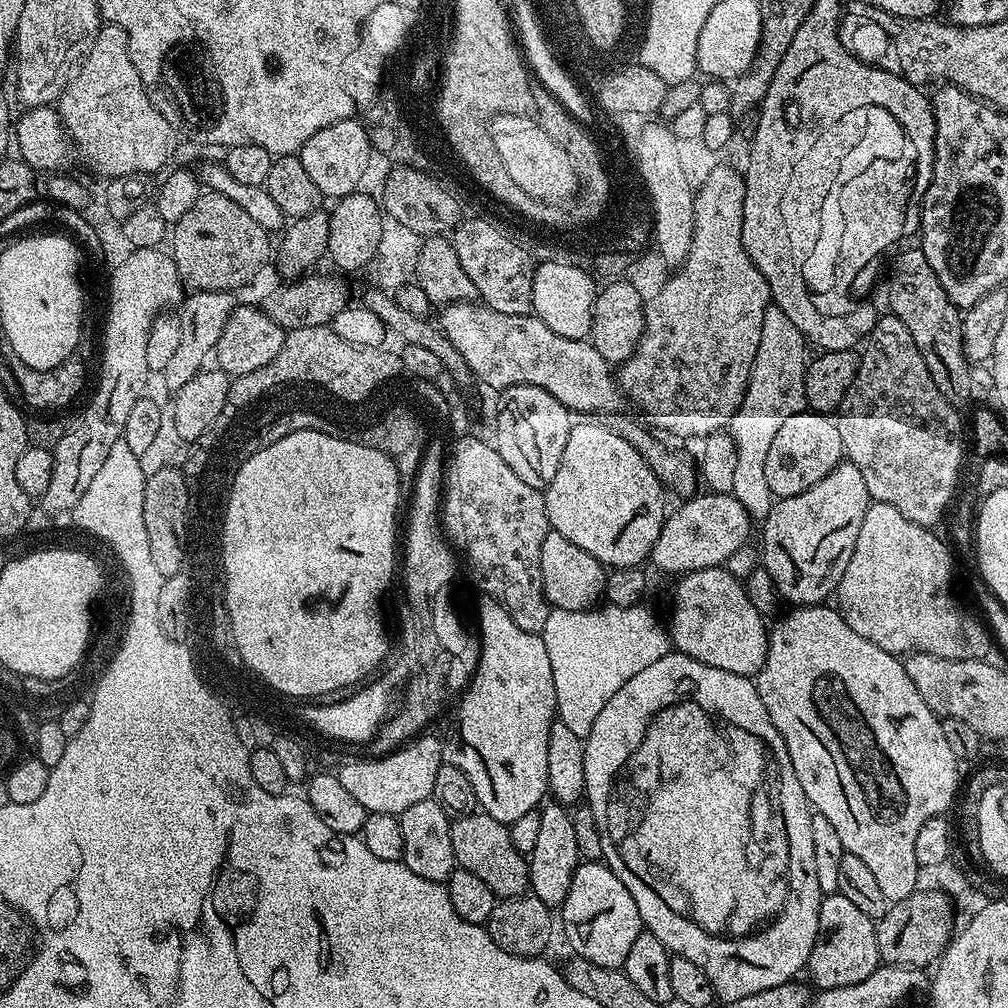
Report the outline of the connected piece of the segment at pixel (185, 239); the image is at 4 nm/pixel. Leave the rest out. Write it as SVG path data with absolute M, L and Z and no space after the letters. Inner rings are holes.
M205 191L190 206L179 222L171 225L170 255L181 280L189 289L198 292L230 292L244 288L260 272L264 263L269 263L269 229L258 226L238 202L230 202L217 192Z

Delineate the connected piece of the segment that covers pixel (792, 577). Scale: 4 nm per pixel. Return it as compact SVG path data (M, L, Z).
M842 462L822 482L814 482L802 494L785 496L773 503L769 514L762 521L764 533L760 536L758 552L762 566L770 574L776 591L792 606L820 606L828 595L840 587L842 574L854 554L858 530L870 497L866 482L858 466Z

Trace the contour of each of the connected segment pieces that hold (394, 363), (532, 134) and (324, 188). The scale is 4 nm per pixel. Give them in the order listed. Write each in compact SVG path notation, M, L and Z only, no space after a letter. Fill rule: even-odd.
M306 326L288 332L282 342L282 350L262 370L254 370L254 374L242 374L235 377L235 388L232 388L232 400L243 404L252 400L257 393L264 392L276 381L303 378L319 380L328 387L338 391L342 396L361 397L373 386L380 386L388 380L395 380L401 375L400 358L395 351L387 352L387 347L367 348L354 346L350 342L338 338L328 326Z
M506 114L497 116L491 121L492 141L498 150L498 158L502 158L502 166L506 166L506 174L522 188L526 194L548 206L563 205L578 192L576 171L570 158L542 130L539 123L531 115L515 116Z
M359 119L339 120L314 134L298 153L306 175L318 186L321 197L335 202L357 191L368 172L368 163L374 159L374 149L370 140L365 140L367 129Z

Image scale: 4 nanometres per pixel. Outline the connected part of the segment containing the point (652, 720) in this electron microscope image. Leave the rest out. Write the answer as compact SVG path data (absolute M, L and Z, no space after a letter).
M669 650L662 658L658 658L658 662L654 662L651 666L646 666L646 670L634 674L634 678L630 678L630 682L626 682L626 686L622 686L622 690L618 690L613 694L610 702L606 702L606 706L602 706L602 714L598 714L598 718L594 720L594 726L583 743L585 758L584 790L587 799L593 800L591 803L594 805L596 821L600 824L607 840L604 846L603 859L611 868L612 873L620 879L622 886L626 886L626 890L630 890L630 898L634 898L634 902L638 906L641 925L647 931L652 932L654 938L658 938L664 943L664 947L668 949L669 953L682 958L690 958L690 962L694 962L694 966L698 966L698 970L702 970L702 974L706 974L713 993L719 999L721 996L721 1001L724 1002L746 998L746 994L758 994L758 990L770 990L770 986L782 986L788 980L799 977L801 975L799 972L803 973L805 971L812 953L812 947L816 941L818 910L822 899L822 893L818 886L818 873L814 871L814 838L810 831L810 822L814 812L809 805L806 794L802 790L802 786L798 782L798 774L794 774L794 766L790 762L790 754L786 750L784 739L780 737L778 730L770 722L770 718L766 714L766 706L762 706L762 698L758 694L755 683L749 677L730 674L730 670L718 670L718 666L706 666L706 662L691 659L687 652Z

